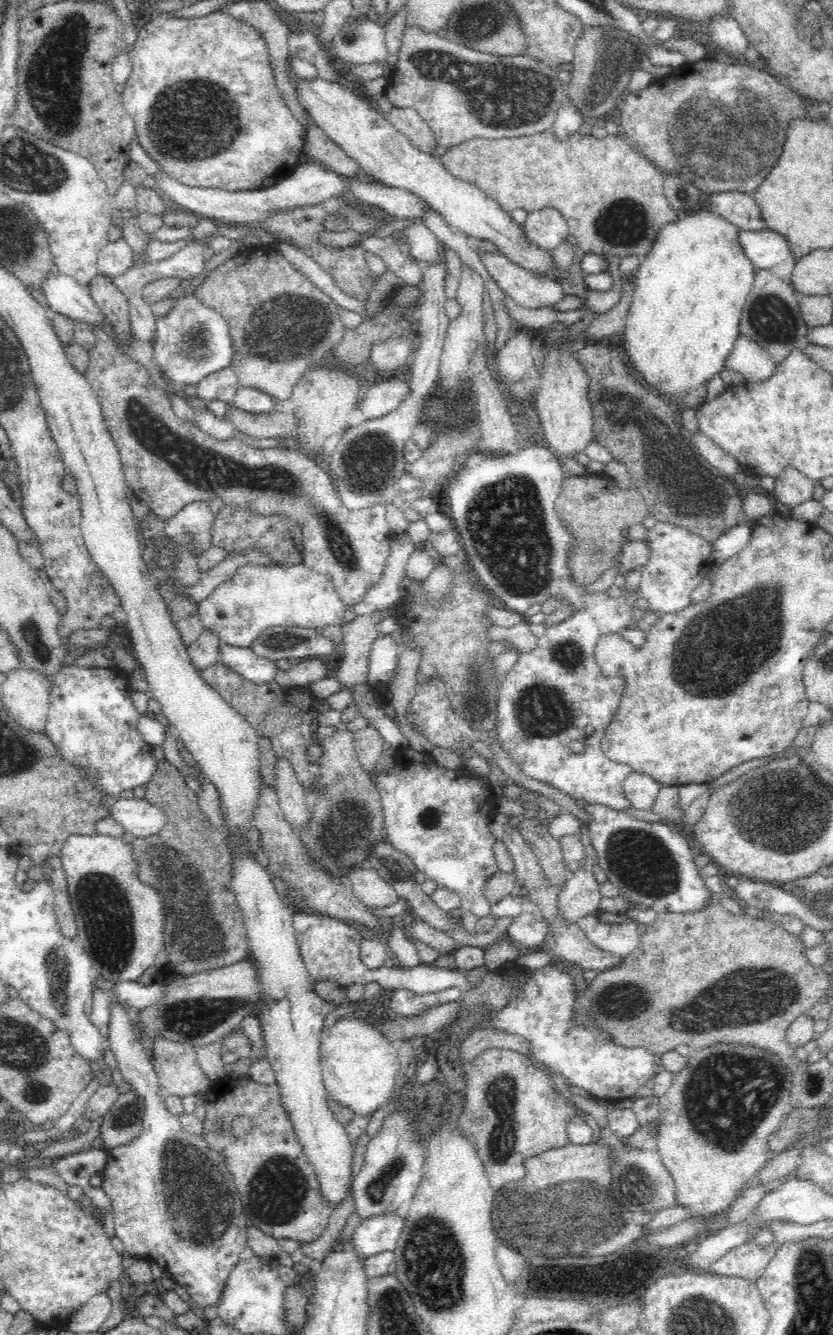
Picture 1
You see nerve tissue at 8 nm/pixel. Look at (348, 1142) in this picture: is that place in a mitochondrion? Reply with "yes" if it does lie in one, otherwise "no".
no

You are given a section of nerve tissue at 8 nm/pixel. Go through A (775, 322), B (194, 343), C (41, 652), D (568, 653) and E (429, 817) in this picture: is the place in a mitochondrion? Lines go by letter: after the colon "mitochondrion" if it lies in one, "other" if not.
A: mitochondrion
B: mitochondrion
C: mitochondrion
D: mitochondrion
E: mitochondrion

